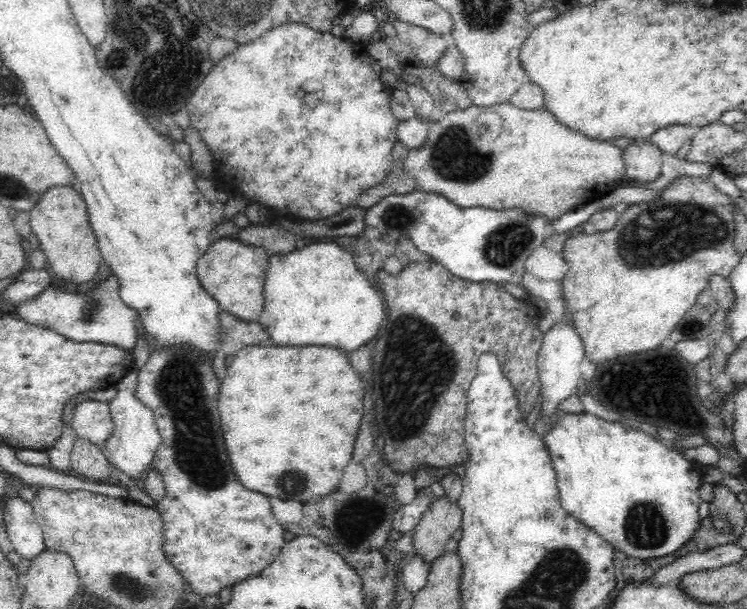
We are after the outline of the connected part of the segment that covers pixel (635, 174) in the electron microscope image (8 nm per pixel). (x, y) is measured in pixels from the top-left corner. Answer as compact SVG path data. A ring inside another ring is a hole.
M637 141L622 150L625 174L630 180L654 182L662 170L661 150L651 141Z

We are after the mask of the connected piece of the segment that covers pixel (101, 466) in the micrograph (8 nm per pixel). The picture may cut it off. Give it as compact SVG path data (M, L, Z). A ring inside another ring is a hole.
M77 438L71 453L72 473L76 476L96 478L98 482L109 484L112 465L104 457L101 446L92 444L89 440Z

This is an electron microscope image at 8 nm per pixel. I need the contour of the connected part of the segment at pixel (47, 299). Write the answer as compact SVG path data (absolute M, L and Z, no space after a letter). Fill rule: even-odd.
M114 273L100 281L90 291L80 293L62 290L49 284L36 298L18 304L14 314L20 315L26 323L36 323L58 331L60 335L74 342L95 342L103 345L114 345L133 350L136 336L140 333L138 311L126 306L119 297L118 279Z

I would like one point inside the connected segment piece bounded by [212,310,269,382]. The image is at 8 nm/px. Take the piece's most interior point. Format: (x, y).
(235, 334)

